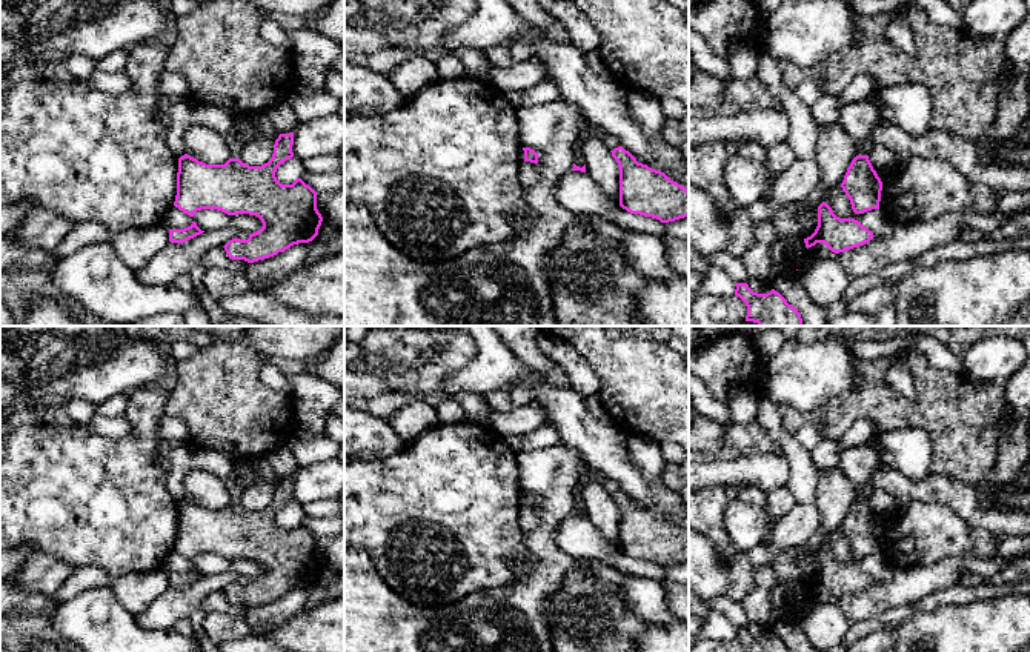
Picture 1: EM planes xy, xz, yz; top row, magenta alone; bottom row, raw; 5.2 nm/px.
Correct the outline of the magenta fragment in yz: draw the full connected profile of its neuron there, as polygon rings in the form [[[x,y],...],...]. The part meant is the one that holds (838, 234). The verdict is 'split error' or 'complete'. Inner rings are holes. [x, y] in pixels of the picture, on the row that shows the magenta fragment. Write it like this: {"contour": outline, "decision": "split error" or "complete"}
{"contour": [[[822,201],[818,206],[818,226],[810,237],[804,238],[804,243],[807,249],[824,243],[832,252],[839,254],[866,244],[873,237],[873,232],[858,220],[836,217],[832,208]]], "decision": "complete"}

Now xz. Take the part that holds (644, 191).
{"contour": [[[623,146],[612,157],[620,166],[620,206],[661,223],[689,217],[689,191],[664,172],[638,163]]], "decision": "complete"}

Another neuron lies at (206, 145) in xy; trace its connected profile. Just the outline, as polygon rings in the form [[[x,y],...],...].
[[[189,126],[183,137],[188,155],[206,165],[224,165],[229,160],[228,137],[208,126]]]

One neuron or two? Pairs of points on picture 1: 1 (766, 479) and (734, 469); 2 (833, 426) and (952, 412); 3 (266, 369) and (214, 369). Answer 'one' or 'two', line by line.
1: one
2: one
3: two

